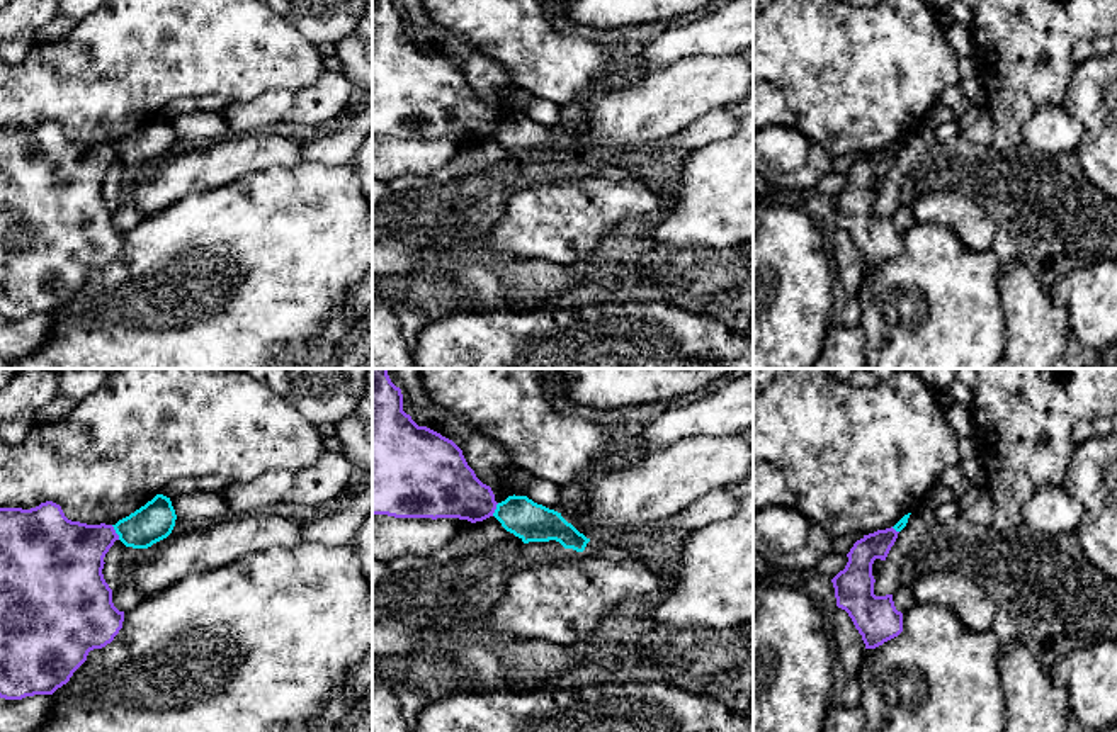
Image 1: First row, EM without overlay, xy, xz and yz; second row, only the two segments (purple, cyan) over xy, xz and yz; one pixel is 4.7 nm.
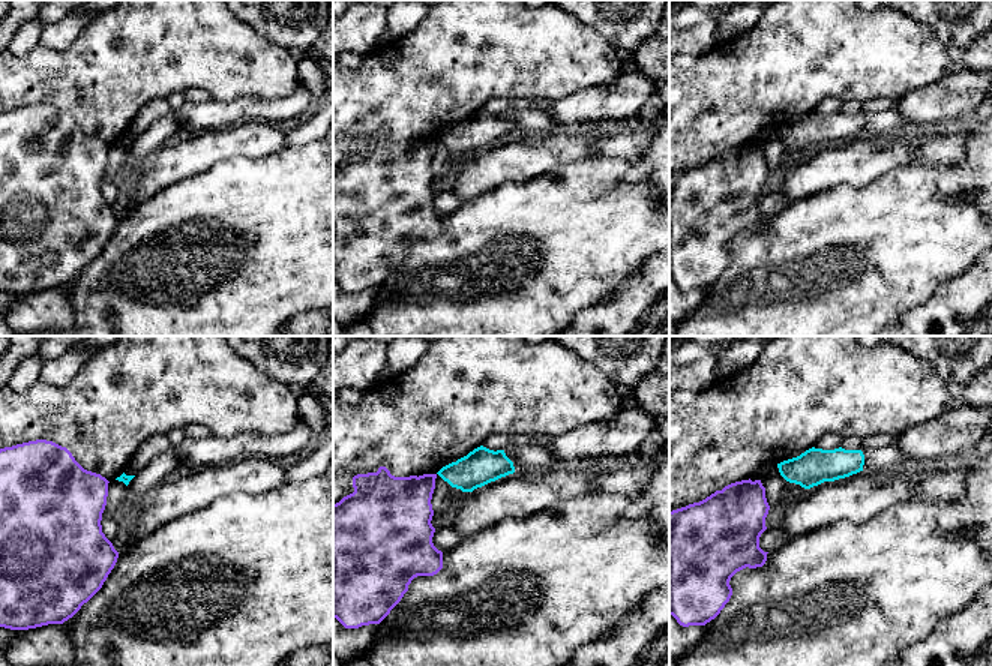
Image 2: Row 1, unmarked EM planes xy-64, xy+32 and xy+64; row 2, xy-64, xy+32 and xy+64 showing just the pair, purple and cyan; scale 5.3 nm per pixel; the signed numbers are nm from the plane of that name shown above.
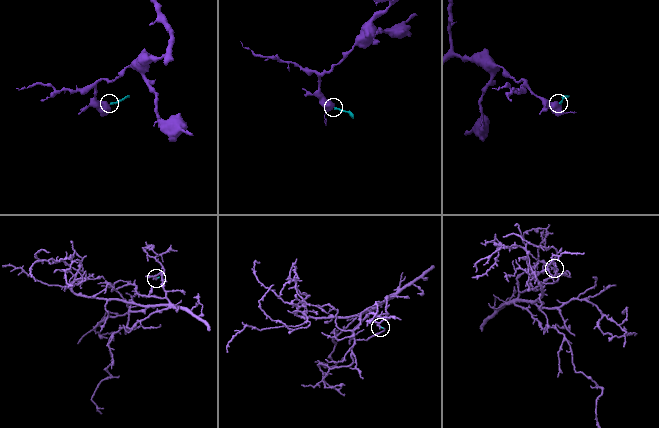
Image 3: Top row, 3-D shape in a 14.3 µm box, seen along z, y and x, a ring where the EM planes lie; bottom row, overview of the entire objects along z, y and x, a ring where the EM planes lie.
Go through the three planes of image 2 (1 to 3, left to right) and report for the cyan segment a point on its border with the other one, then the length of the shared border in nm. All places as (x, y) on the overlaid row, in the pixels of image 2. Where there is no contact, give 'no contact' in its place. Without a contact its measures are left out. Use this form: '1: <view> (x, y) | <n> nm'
1: no contact
2: no contact
3: no contact

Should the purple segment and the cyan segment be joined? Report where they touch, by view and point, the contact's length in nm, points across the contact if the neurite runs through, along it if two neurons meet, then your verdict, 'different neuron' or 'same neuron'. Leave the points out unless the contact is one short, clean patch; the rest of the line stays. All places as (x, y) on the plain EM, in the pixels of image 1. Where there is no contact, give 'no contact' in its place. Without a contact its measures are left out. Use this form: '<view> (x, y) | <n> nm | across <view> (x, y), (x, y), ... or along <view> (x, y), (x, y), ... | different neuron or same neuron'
xy (114, 152) | 80 nm | along xy (111, 145), (119, 158) | different neuron

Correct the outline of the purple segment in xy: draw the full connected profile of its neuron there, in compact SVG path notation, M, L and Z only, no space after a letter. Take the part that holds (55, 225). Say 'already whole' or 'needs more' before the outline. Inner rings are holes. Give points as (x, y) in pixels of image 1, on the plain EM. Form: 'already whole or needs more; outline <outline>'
already whole; outline M60 124L36 127L0 127L0 318L22 319L53 314L66 304L94 268L102 268L122 248L124 231L112 222L104 199L104 177L119 160L112 144L87 144L65 136Z

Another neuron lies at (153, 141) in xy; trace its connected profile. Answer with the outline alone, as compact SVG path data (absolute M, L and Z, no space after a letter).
M156 114L112 146L126 166L148 168L172 153L175 139L177 134L170 117Z

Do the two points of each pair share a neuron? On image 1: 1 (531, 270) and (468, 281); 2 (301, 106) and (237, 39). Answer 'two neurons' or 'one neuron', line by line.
1: one neuron
2: two neurons

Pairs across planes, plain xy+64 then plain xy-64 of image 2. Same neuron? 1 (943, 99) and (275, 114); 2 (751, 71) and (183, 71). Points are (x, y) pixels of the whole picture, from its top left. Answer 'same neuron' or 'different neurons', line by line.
1: same neuron
2: same neuron

